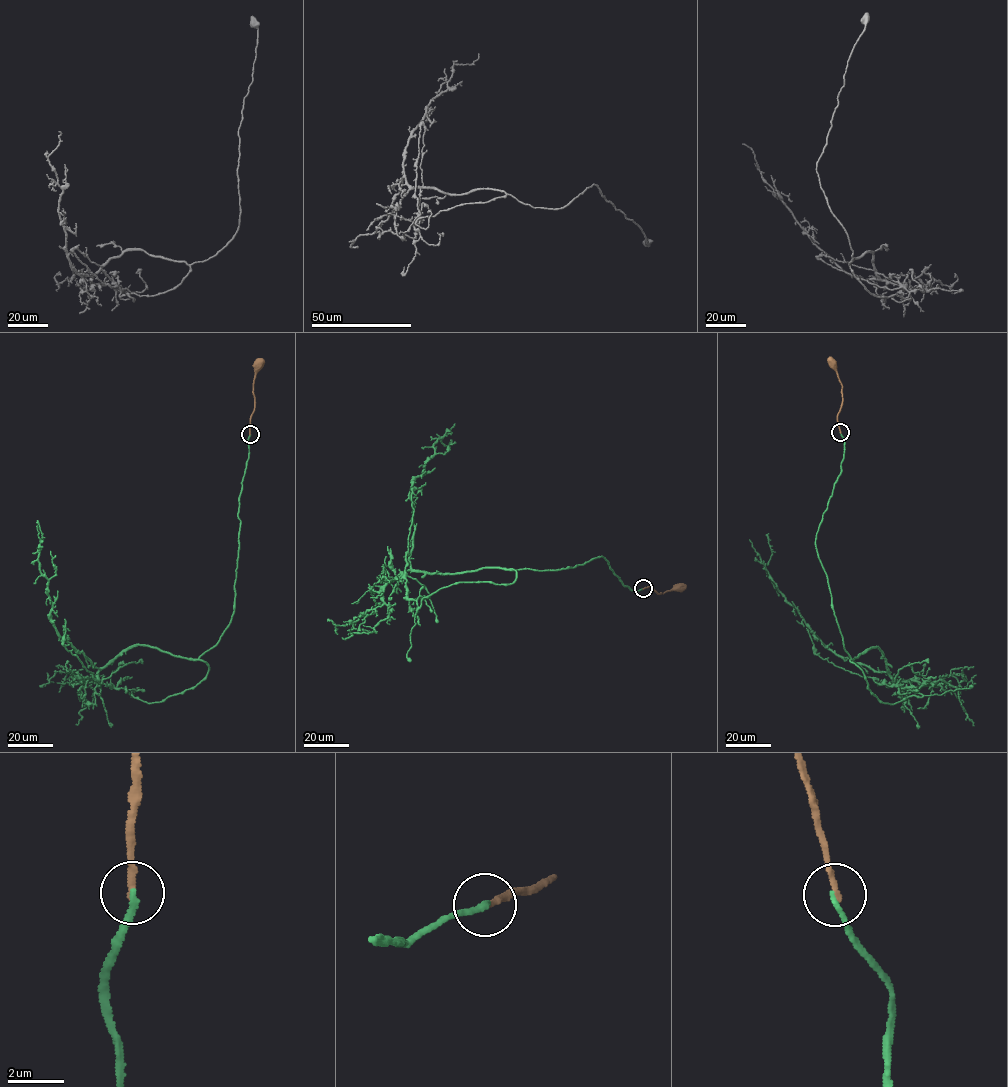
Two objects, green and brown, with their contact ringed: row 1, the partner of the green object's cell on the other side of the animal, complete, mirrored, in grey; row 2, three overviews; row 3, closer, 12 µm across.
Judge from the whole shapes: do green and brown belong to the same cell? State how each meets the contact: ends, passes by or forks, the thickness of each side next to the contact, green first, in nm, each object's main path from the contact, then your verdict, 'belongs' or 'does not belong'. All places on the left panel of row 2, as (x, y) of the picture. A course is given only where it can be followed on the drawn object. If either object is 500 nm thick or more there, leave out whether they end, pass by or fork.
green ends; brown ends; calibres 200 and 240 nm; course green (250, 434), (234, 608), (216, 644), (196, 660), (133, 645), (92, 667), (52, 620), (37, 520); course brown (250, 434), (254, 404), (253, 385), (259, 364); does not belong

